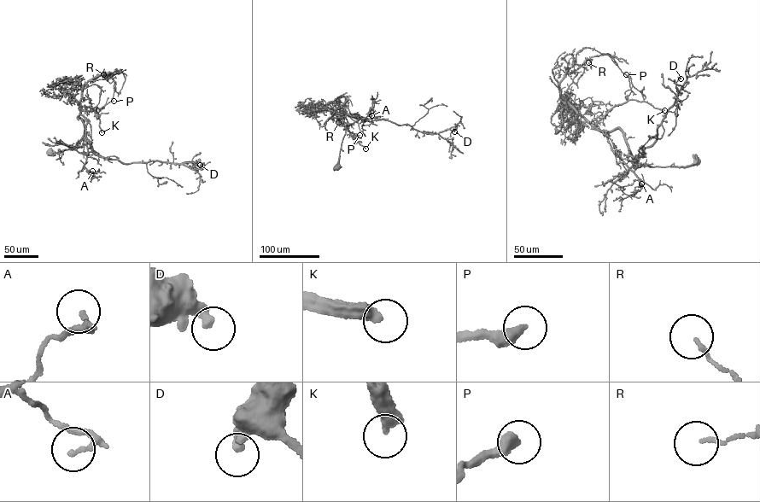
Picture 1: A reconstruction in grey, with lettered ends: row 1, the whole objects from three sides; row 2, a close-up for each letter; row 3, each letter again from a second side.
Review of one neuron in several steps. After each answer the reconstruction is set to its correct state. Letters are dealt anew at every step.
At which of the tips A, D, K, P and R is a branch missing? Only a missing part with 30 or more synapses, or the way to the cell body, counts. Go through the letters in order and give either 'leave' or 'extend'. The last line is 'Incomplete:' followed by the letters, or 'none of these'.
A: leave
D: leave
K: extend
P: leave
R: leave
Incomplete: K

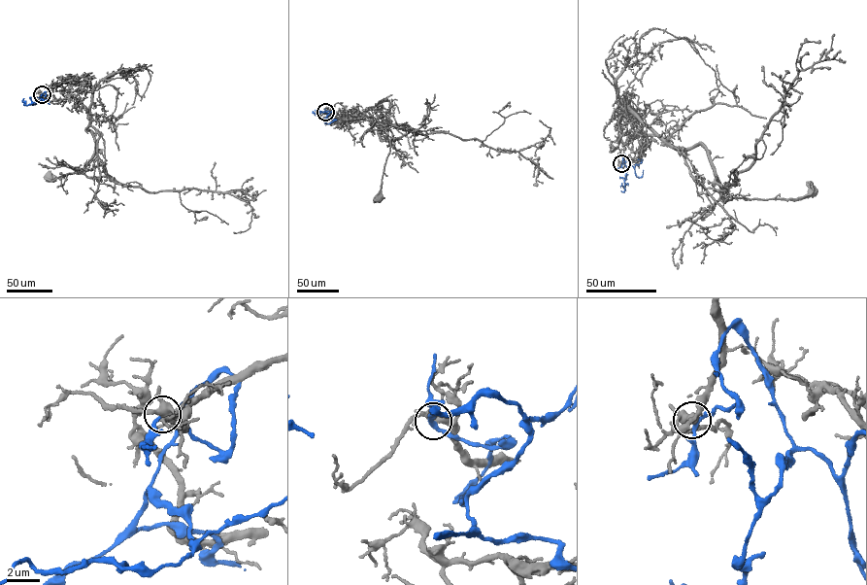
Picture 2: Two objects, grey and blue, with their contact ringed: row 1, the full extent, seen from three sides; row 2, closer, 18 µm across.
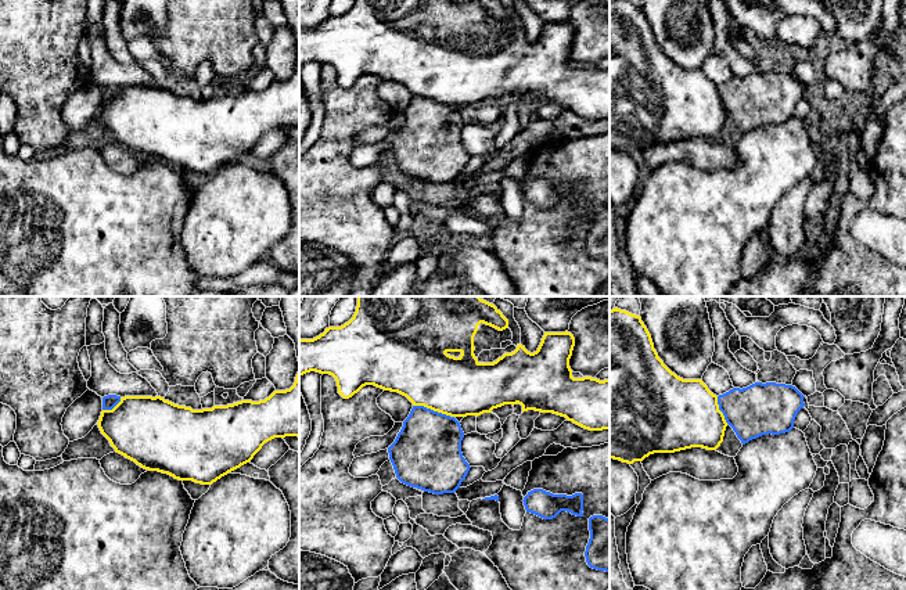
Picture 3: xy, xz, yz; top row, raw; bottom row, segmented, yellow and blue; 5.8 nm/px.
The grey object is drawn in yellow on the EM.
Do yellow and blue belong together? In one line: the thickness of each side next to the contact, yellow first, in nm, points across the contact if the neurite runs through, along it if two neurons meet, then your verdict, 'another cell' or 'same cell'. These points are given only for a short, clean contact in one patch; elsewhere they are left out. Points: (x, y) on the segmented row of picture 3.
360 nm thick on the yellow side, 400 nm on the other; border along xz (413, 405), (421, 405), (453, 417); another cell

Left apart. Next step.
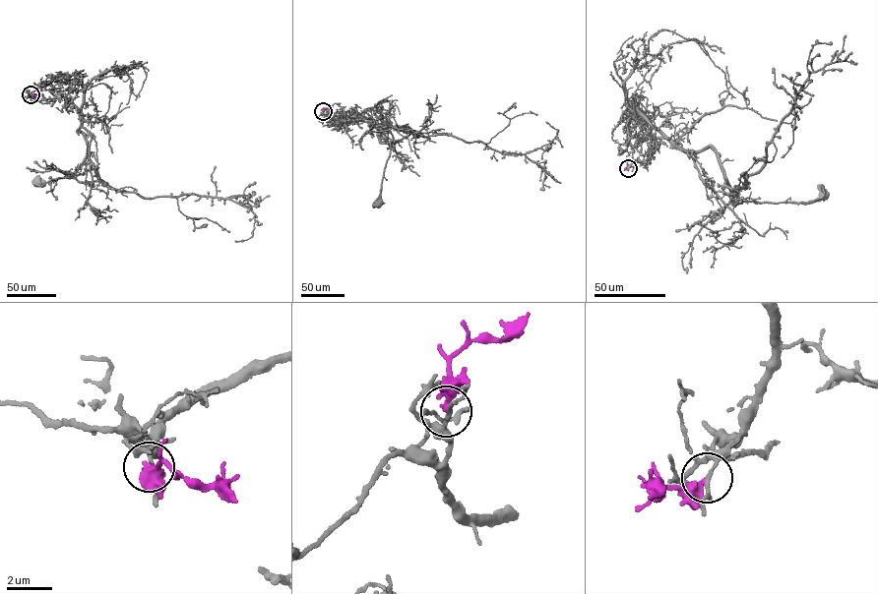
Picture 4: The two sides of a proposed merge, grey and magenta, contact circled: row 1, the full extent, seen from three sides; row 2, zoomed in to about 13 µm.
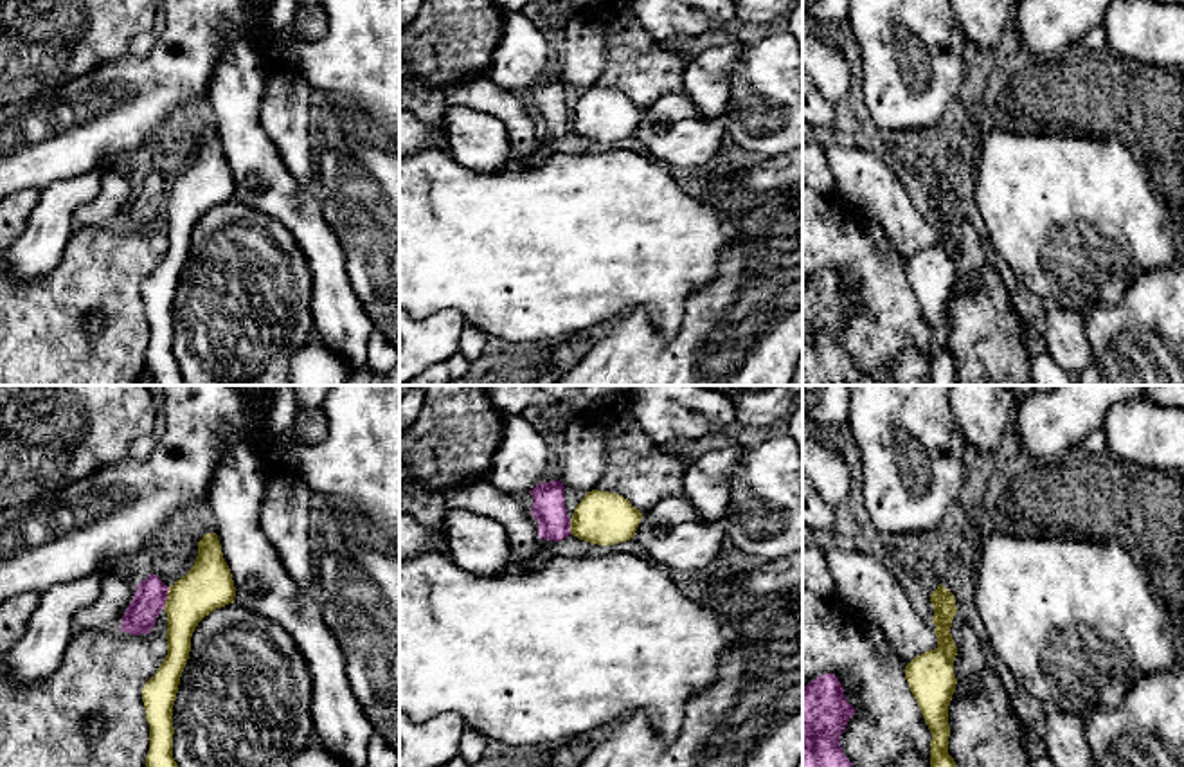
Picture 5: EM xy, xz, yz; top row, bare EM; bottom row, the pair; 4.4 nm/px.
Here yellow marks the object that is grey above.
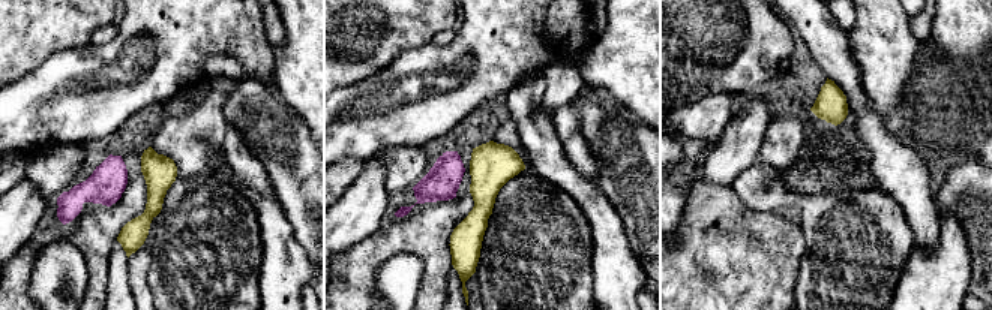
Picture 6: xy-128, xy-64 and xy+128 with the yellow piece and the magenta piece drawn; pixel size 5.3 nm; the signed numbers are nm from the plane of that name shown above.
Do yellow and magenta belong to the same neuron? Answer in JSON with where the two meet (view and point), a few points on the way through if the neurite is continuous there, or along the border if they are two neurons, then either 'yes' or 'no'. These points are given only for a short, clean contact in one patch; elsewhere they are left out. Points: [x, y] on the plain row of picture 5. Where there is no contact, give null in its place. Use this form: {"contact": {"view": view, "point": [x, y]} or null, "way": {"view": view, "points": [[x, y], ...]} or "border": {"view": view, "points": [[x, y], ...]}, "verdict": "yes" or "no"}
{"contact": {"view": "xy", "point": [168, 193]}, "border": {"view": "xy", "points": [[170, 184], [164, 202]]}, "verdict": "no"}

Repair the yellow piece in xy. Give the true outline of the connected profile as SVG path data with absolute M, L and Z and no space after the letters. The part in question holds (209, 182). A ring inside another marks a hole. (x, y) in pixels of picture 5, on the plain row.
M216 130L198 139L191 167L167 187L167 252L142 284L149 347L144 369L157 385L185 385L173 355L173 302L198 220L212 207L234 200L236 184Z

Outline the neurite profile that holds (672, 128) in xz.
M668 94L642 110L635 135L659 164L696 167L709 162L727 135L725 119L704 119L686 94Z

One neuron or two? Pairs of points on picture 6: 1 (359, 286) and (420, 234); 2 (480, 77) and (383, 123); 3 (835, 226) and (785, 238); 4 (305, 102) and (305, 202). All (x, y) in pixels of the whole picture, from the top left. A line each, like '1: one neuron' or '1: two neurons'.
1: one neuron
2: one neuron
3: two neurons
4: two neurons

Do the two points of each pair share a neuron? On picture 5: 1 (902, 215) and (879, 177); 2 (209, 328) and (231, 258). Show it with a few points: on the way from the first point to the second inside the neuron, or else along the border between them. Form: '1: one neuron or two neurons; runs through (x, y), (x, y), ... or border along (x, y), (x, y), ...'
1: one neuron; runs through (893, 206), (879, 191), (879, 186)
2: one neuron; runs through (227, 310), (231, 306), (231, 276)

